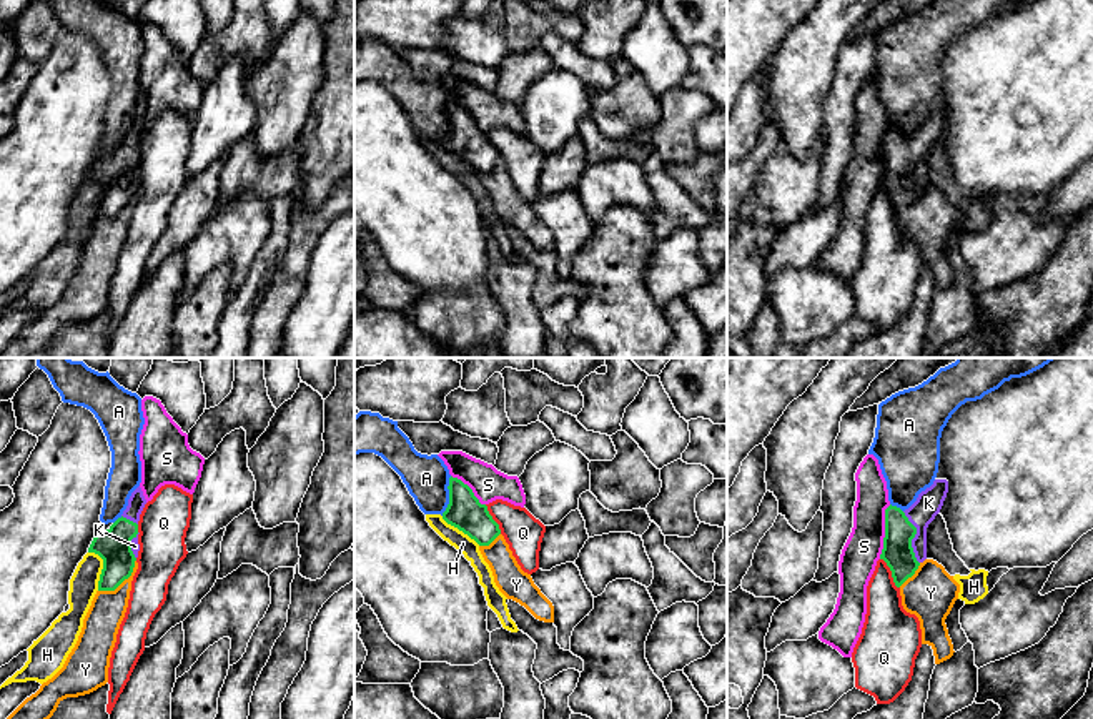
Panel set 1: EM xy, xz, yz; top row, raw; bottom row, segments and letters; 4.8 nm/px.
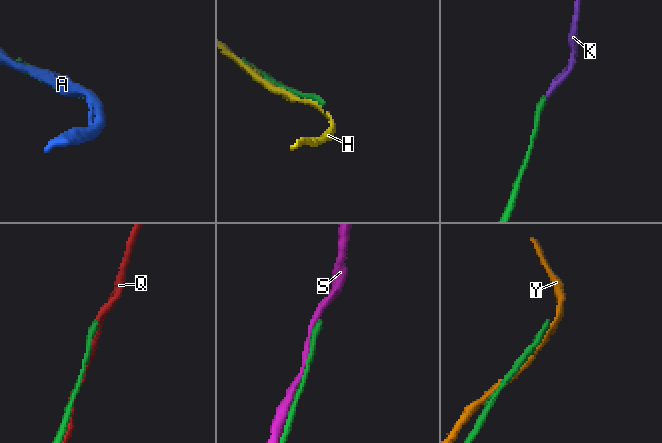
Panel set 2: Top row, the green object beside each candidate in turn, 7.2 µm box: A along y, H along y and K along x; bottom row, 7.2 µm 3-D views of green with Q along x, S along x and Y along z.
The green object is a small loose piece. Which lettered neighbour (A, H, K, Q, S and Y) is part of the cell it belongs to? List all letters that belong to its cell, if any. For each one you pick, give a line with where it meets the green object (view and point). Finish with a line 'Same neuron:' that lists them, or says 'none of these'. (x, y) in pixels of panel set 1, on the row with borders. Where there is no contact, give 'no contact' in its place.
K: contact yz (914, 536)
Same neuron: K

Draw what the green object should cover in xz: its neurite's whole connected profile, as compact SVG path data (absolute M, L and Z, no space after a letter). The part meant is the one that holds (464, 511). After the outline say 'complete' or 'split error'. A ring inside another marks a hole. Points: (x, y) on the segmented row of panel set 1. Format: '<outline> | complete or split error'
M449 478L449 504L443 519L467 534L479 546L489 546L499 534L486 504L481 504L472 489L457 478Z | complete

